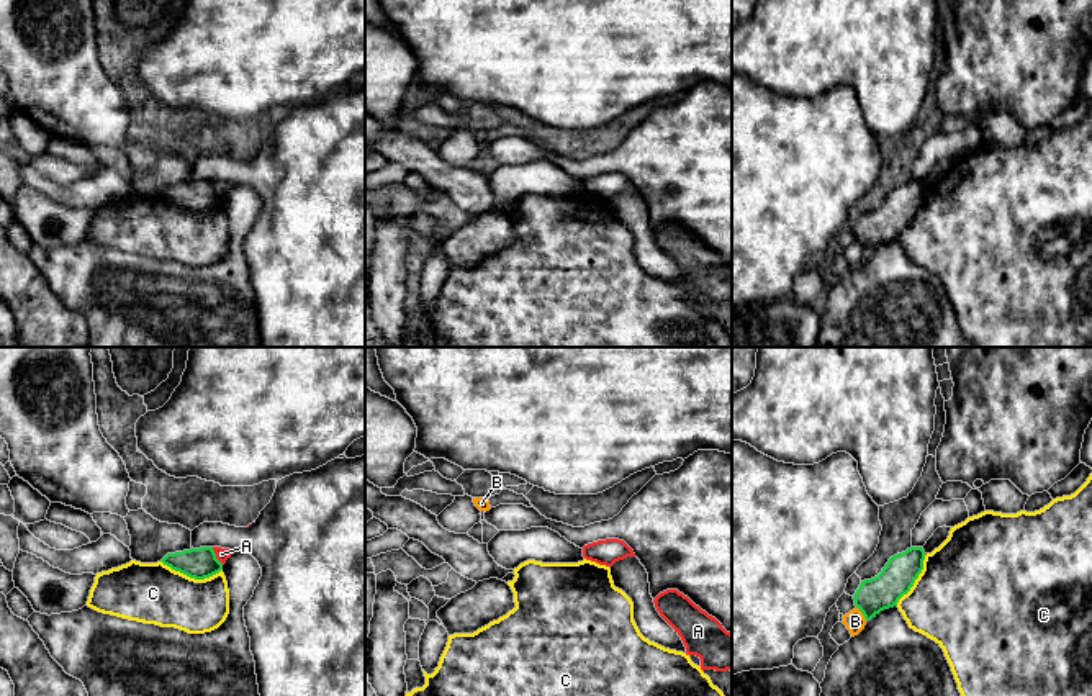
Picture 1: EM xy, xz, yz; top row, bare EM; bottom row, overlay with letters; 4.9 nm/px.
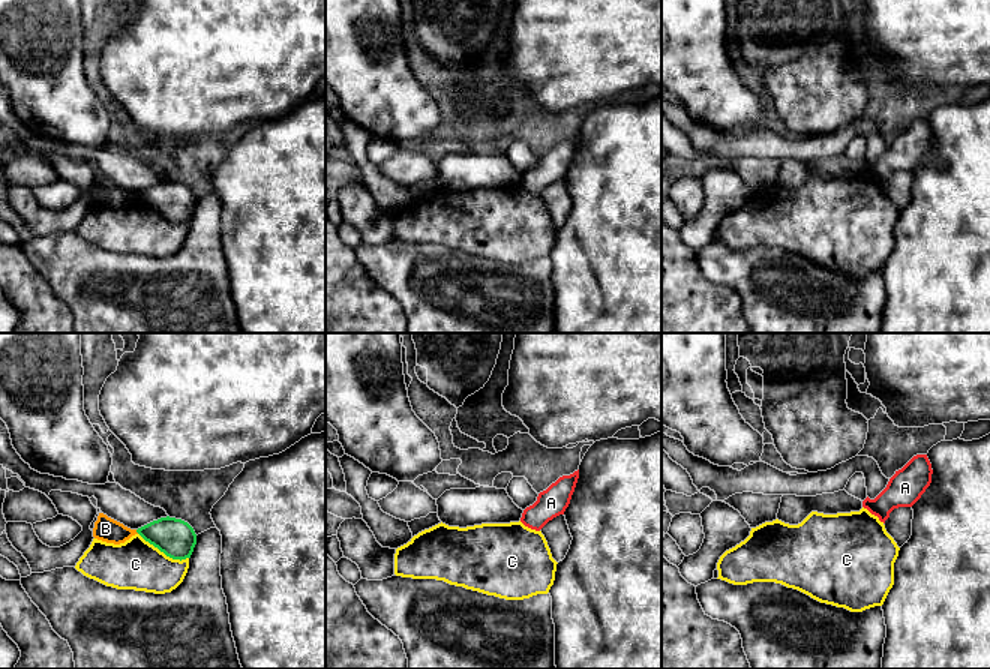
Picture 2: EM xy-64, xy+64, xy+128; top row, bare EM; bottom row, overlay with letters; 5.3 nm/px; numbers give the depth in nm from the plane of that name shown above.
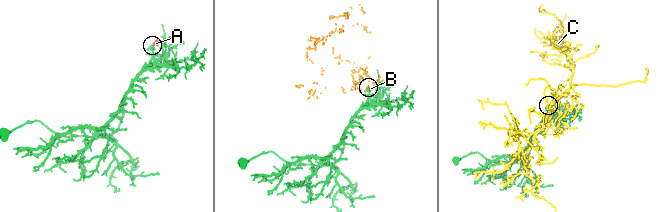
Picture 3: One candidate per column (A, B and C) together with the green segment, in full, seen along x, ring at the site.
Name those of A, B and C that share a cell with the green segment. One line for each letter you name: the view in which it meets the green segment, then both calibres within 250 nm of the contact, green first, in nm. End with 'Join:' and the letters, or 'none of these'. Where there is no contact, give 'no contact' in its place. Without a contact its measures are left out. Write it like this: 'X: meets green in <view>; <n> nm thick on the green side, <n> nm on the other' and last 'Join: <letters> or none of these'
Join: none of these

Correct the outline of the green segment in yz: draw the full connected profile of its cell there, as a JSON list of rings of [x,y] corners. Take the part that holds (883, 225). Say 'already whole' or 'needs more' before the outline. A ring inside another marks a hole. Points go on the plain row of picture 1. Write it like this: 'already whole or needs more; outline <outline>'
already whole; outline [[[910,180],[891,190],[878,210],[861,215],[853,233],[866,254],[871,254],[884,242],[897,239],[922,206],[923,193],[925,183]]]

